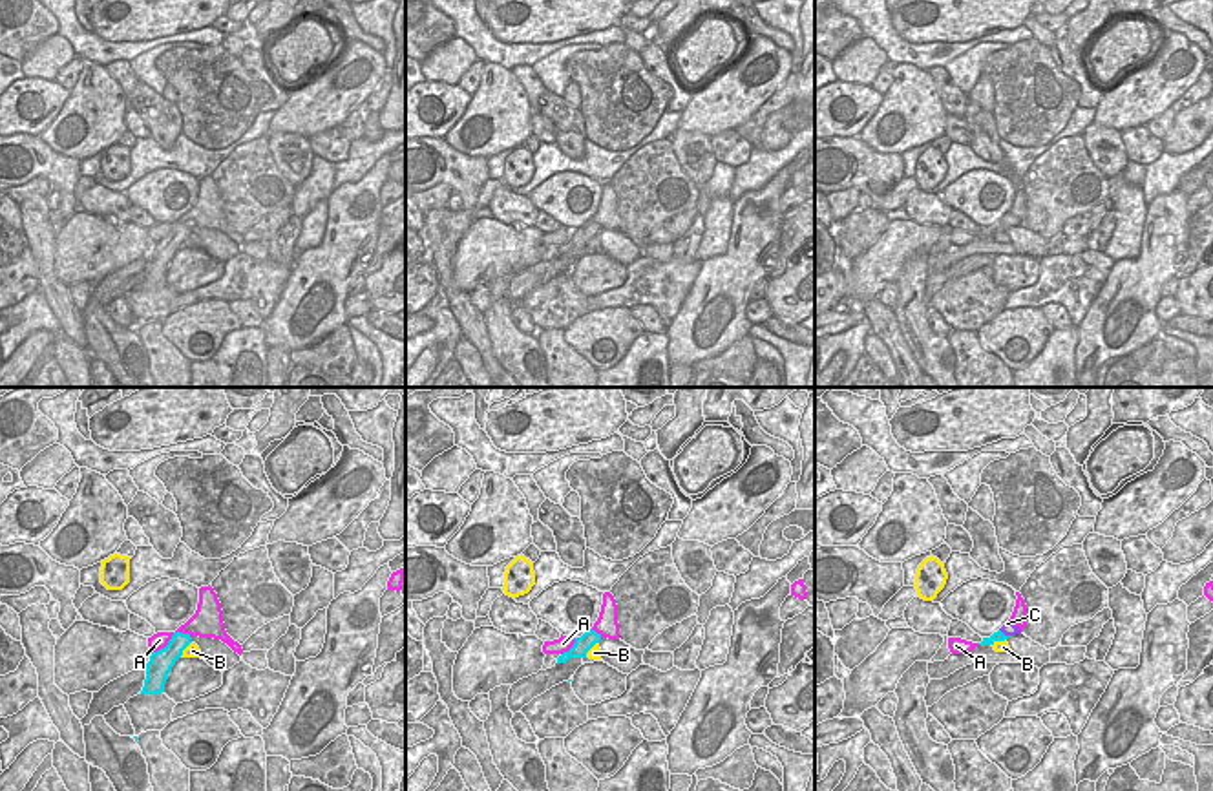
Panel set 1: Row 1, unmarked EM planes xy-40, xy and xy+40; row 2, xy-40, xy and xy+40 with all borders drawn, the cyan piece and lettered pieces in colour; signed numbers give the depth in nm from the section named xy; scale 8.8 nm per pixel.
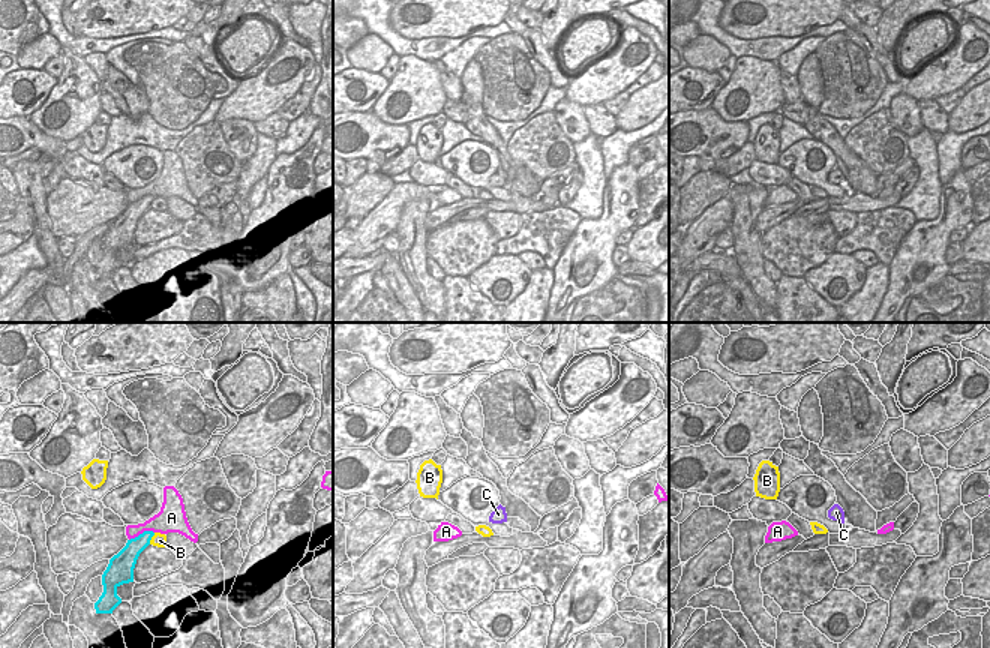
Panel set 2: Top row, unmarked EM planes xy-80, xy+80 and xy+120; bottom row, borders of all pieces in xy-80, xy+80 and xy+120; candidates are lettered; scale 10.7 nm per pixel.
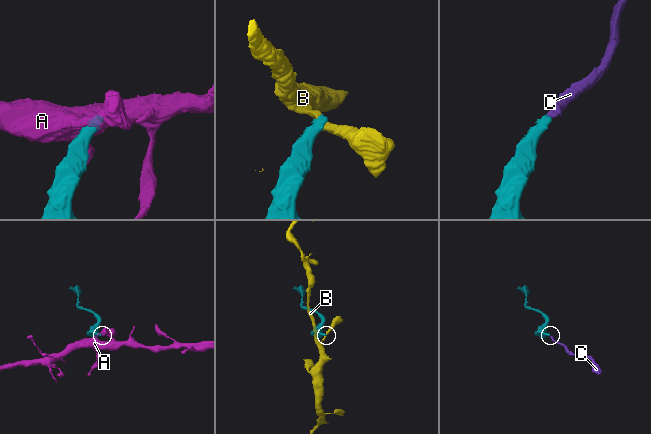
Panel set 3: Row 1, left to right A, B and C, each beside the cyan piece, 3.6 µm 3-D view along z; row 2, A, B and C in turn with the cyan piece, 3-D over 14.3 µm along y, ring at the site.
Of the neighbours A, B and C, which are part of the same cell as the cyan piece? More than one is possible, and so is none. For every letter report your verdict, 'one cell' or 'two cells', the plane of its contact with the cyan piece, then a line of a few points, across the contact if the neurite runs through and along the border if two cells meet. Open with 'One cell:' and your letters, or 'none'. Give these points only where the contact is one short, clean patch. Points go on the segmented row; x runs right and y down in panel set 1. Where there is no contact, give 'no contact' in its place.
One cell: C
A: two cells | xy-40 | xy-40 (190, 634), (176, 632), (163, 647), (152, 653)
B: two cells | xy-40 | xy-40 (190, 642), (181, 654)
C: one cell | xy+40 | xy+40 (998, 636), (1003, 634), (1009, 629)

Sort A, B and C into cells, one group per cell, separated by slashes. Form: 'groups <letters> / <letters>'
groups A / B / C

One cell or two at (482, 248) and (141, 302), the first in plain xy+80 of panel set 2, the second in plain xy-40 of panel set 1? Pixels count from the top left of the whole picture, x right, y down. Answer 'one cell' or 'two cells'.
one cell

